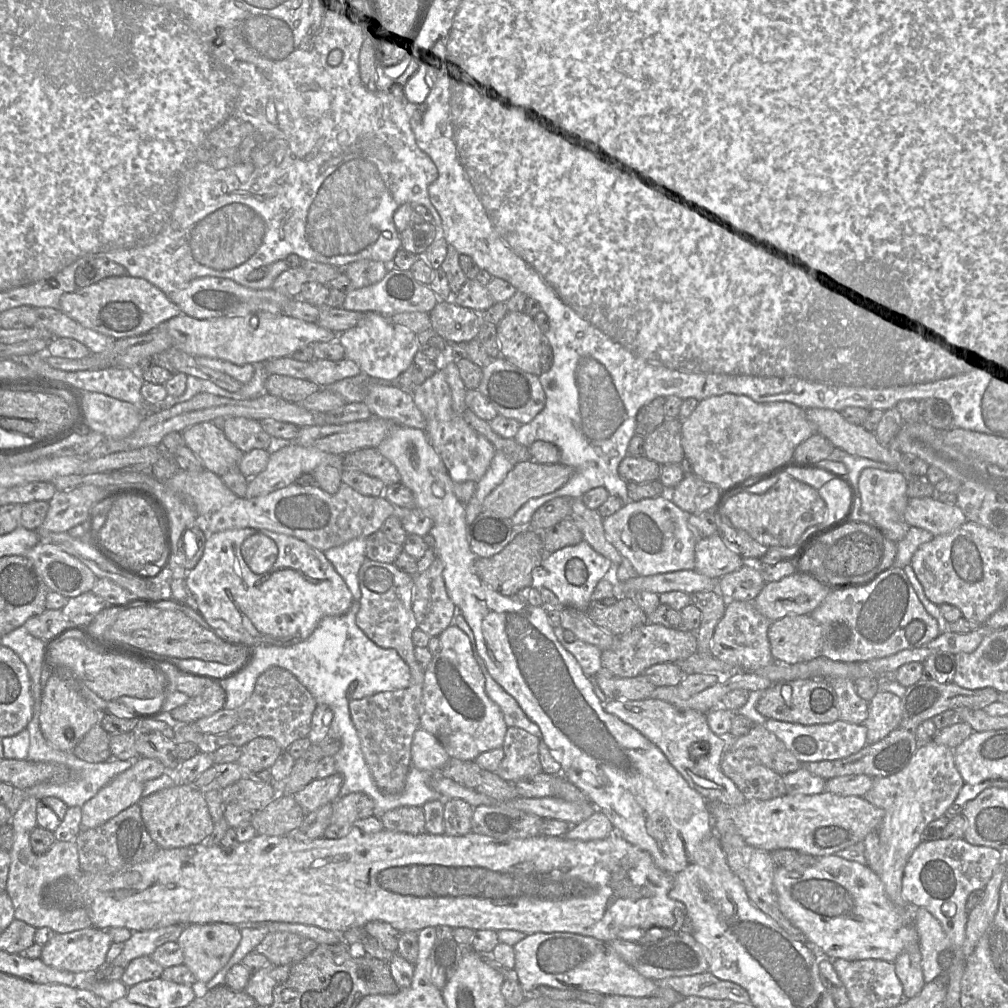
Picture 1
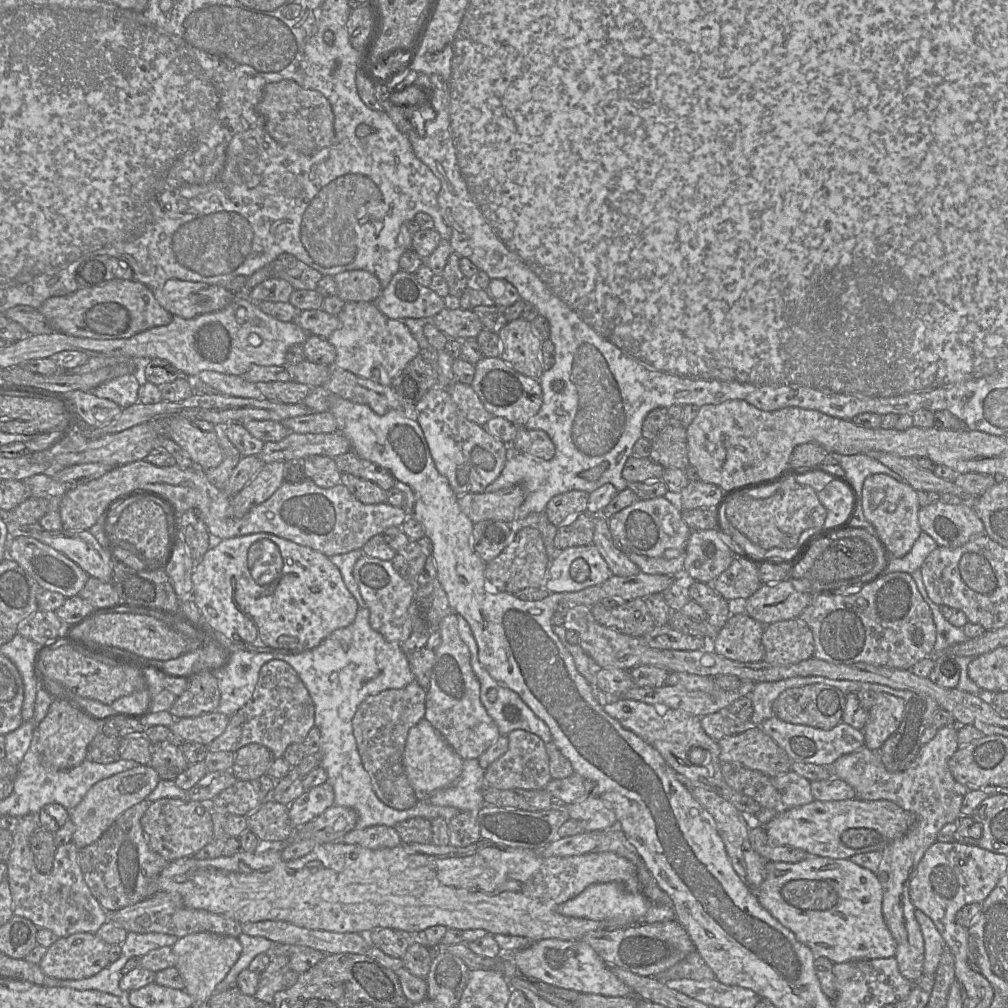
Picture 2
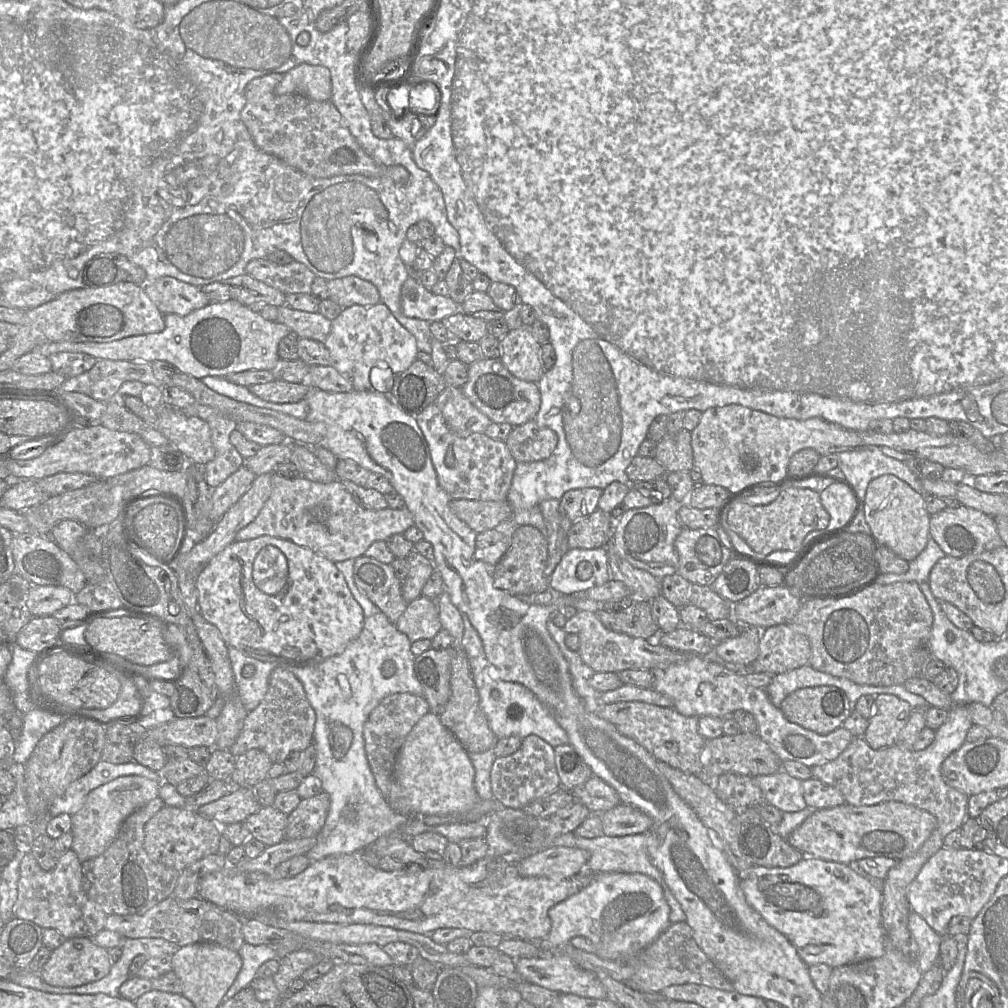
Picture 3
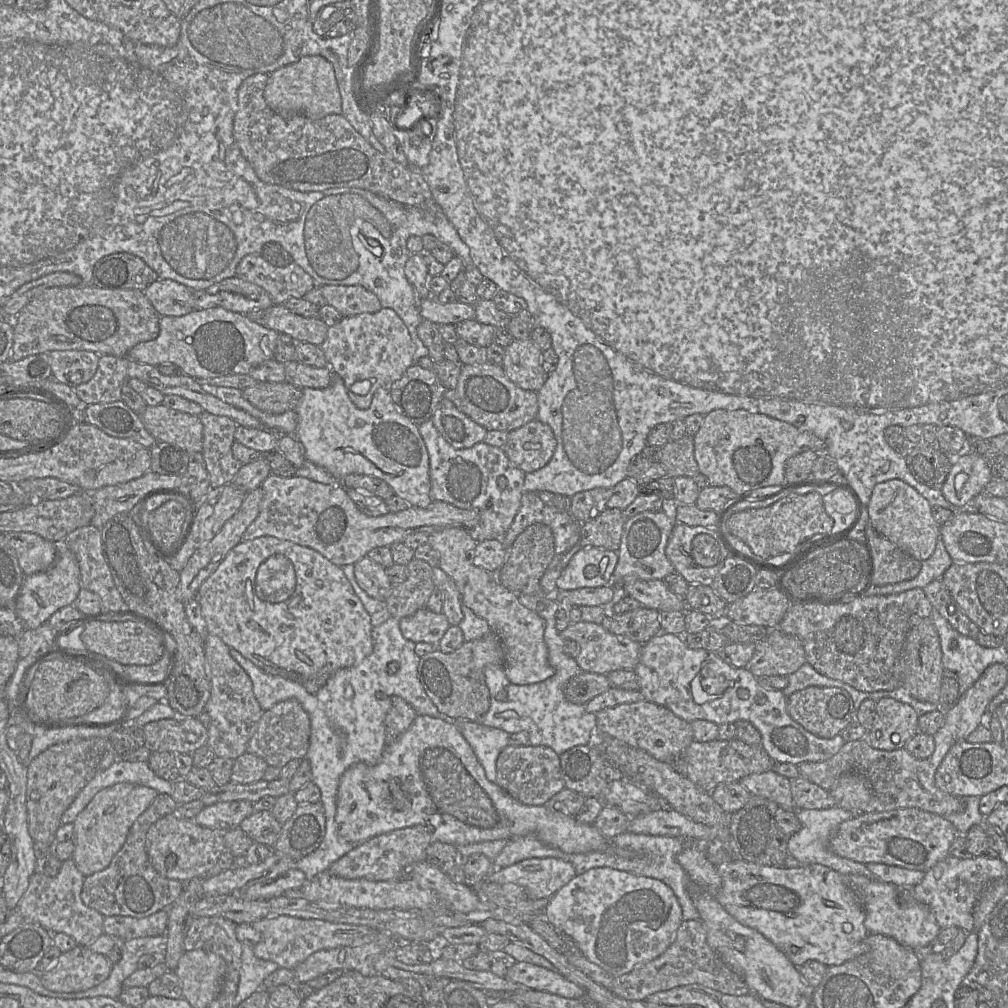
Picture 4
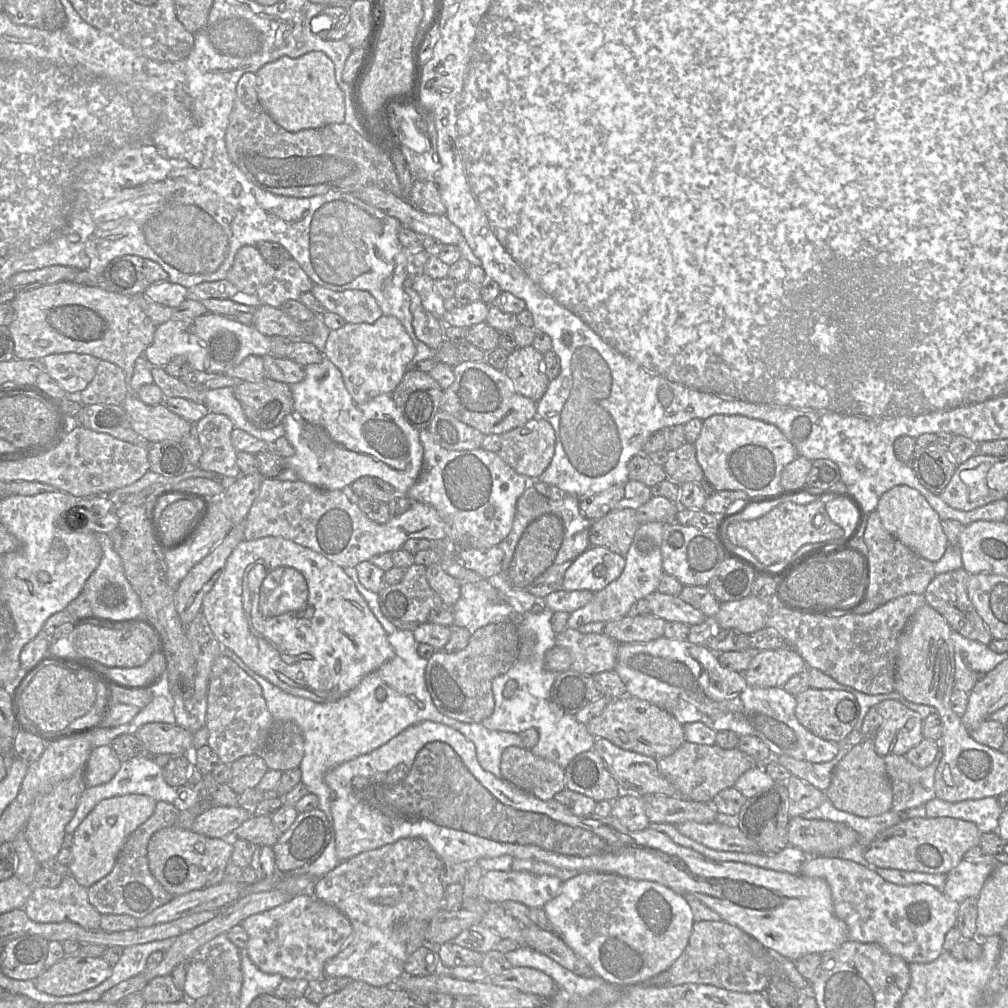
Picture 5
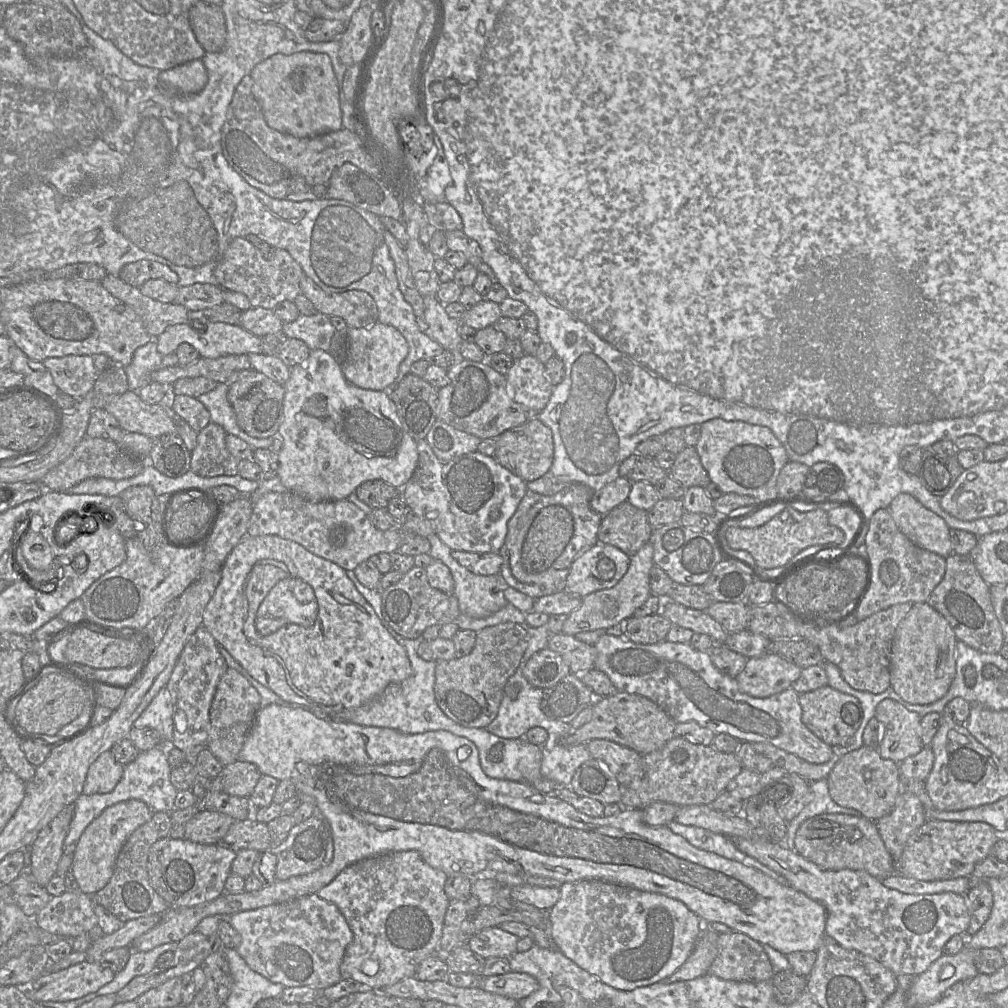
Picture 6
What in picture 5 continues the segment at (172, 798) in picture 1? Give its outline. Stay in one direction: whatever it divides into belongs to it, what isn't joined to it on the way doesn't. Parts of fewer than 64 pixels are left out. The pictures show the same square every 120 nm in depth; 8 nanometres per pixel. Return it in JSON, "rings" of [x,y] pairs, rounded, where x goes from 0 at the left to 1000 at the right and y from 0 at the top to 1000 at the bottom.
{"rings":[[[175,818],[155,824],[147,836],[147,859],[153,871],[172,889],[178,889],[206,881],[221,875],[223,861],[228,855],[231,846],[230,832],[207,831],[191,825],[188,822],[180,822]]]}

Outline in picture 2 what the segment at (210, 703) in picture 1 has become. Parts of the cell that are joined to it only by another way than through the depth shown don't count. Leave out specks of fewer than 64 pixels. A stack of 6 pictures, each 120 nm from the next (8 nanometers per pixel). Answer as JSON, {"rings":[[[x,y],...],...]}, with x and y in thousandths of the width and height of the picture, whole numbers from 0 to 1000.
{"rings":[[[199,666],[187,673],[184,686],[168,703],[174,713],[195,711],[215,704],[218,684],[212,666]]]}

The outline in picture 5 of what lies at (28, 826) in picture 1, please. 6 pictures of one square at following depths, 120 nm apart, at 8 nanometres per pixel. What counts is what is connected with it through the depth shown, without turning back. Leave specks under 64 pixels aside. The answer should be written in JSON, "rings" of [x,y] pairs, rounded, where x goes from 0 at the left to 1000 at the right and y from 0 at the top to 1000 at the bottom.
{"rings":[[[70,867],[63,870],[59,879],[54,881],[34,878],[23,903],[38,916],[72,915],[87,923],[99,921],[101,908],[88,895],[86,881],[77,877]]]}

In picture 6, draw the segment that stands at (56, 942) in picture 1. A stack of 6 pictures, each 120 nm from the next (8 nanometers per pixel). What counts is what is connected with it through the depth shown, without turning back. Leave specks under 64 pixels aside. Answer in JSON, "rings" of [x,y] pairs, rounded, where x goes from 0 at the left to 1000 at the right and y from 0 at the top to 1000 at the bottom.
{"rings":[[[82,953],[67,960],[44,964],[27,979],[36,994],[65,994],[97,983],[109,975],[114,965],[99,955]]]}

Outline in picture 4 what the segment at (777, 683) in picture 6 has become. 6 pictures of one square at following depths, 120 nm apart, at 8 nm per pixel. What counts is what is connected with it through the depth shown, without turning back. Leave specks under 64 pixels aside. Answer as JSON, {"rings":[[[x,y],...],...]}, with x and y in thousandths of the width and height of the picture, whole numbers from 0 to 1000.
{"rings":[[[768,623],[750,639],[741,663],[750,673],[781,672],[799,658],[800,650],[796,638],[788,631]]]}

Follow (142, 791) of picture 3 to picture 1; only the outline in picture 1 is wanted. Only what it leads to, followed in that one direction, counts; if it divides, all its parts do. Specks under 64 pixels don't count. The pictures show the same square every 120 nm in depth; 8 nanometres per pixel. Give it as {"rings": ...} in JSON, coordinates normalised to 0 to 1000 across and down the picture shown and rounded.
{"rings":[[[144,751],[134,753],[128,763],[115,769],[80,801],[80,823],[97,820],[123,803],[137,797],[144,777],[160,770],[163,766],[165,766],[164,760],[155,753]]]}

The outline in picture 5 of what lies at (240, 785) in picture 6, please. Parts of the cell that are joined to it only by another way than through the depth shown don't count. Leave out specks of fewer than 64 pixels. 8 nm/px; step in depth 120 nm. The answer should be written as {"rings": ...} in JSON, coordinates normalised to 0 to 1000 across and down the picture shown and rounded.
{"rings":[[[258,748],[237,752],[229,758],[227,781],[236,789],[248,782],[253,782],[265,766],[266,761]]]}

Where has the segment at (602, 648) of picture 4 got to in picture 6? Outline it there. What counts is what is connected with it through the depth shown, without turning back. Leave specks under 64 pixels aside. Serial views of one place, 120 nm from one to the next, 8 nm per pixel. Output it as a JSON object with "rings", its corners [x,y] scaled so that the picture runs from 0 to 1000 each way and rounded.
{"rings":[[[558,627],[548,629],[543,642],[559,652],[567,669],[575,670],[589,663],[592,651],[590,640],[579,638],[568,630]]]}

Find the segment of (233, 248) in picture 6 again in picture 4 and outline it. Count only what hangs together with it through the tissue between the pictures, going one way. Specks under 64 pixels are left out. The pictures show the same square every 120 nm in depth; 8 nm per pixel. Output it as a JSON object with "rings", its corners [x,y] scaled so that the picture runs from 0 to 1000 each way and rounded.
{"rings":[[[259,252],[243,254],[234,266],[234,274],[261,286],[272,303],[288,296],[301,296],[313,283],[312,277],[292,259],[275,265]]]}

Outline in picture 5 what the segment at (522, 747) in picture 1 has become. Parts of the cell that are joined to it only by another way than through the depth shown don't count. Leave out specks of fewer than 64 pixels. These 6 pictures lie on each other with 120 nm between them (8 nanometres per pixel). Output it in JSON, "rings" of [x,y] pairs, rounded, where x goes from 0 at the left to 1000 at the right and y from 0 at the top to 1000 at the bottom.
{"rings":[[[510,740],[502,742],[497,748],[496,764],[497,773],[538,795],[546,795],[562,783],[560,763],[546,754],[531,750],[526,743]]]}

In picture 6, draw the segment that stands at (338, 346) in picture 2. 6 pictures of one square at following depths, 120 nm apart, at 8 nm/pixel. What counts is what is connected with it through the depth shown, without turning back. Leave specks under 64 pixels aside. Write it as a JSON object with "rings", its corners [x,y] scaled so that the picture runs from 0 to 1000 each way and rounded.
{"rings":[[[373,319],[368,324],[345,325],[345,351],[338,361],[342,377],[355,385],[380,388],[393,376],[397,361],[406,349],[404,338],[390,323]]]}

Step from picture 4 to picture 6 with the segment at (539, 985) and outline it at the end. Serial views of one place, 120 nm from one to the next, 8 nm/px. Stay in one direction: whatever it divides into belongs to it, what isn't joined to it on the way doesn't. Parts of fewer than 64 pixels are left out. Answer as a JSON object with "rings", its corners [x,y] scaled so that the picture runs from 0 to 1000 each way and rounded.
{"rings":[[[504,964],[477,970],[476,980],[483,984],[517,993],[534,980],[533,972],[523,965]]]}

